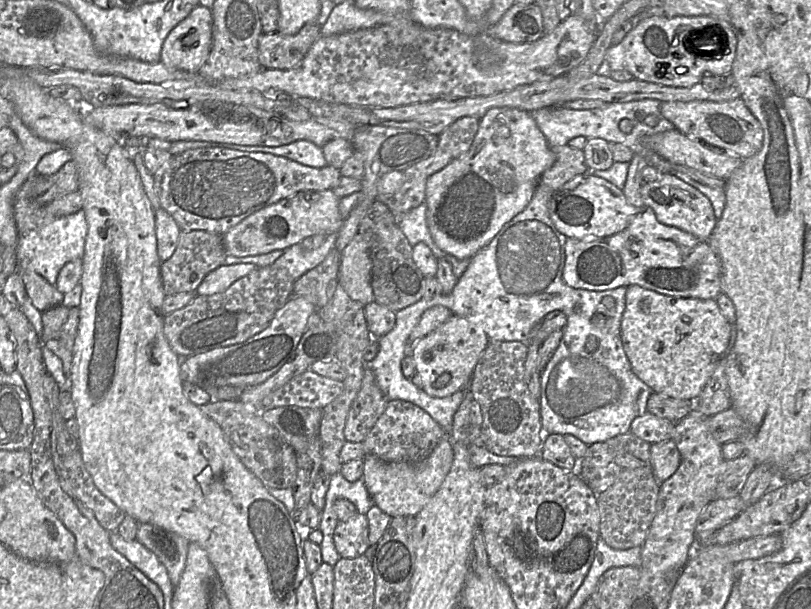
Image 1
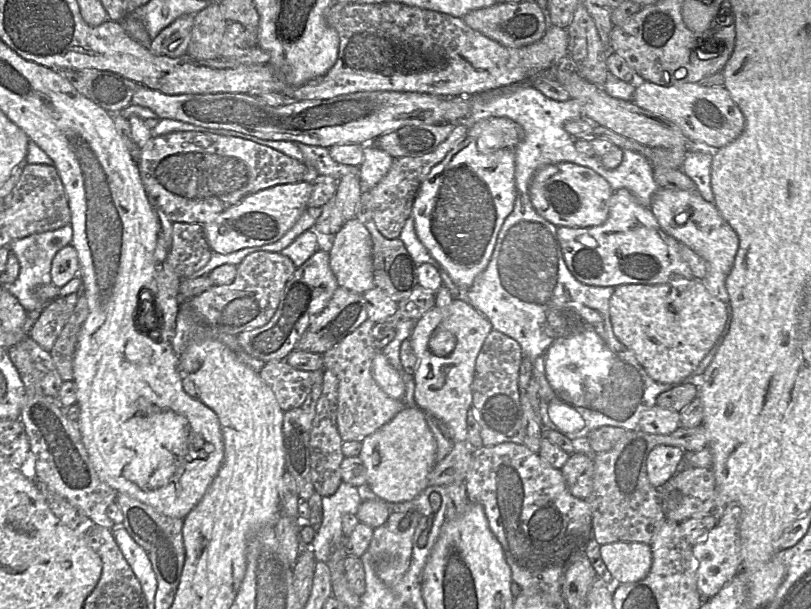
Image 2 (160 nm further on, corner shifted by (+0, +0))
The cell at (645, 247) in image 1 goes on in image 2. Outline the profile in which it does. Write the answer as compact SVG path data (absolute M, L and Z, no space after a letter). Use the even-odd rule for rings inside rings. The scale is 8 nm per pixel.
M625 188L614 191L604 223L585 228L560 226L557 237L570 273L586 285L657 285L694 279L680 255L680 245L685 244L668 235L651 209L640 204Z

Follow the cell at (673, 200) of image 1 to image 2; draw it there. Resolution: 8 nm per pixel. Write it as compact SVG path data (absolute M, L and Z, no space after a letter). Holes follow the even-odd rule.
M659 188L653 195L650 209L661 228L680 244L685 244L705 262L706 275L701 280L708 292L729 305L725 281L738 250L738 236L720 215L716 206L706 201L695 189L692 191Z

